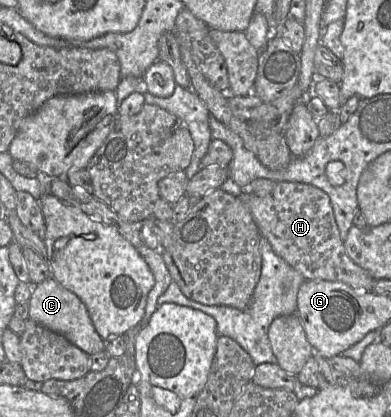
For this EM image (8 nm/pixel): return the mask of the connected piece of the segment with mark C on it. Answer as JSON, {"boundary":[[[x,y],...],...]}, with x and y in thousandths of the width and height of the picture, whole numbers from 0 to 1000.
{"boundary":[[[136,664],[87,683],[72,729],[72,763],[90,775],[161,803],[225,851],[266,839],[266,818],[243,791],[212,724],[194,705],[164,691]]]}

